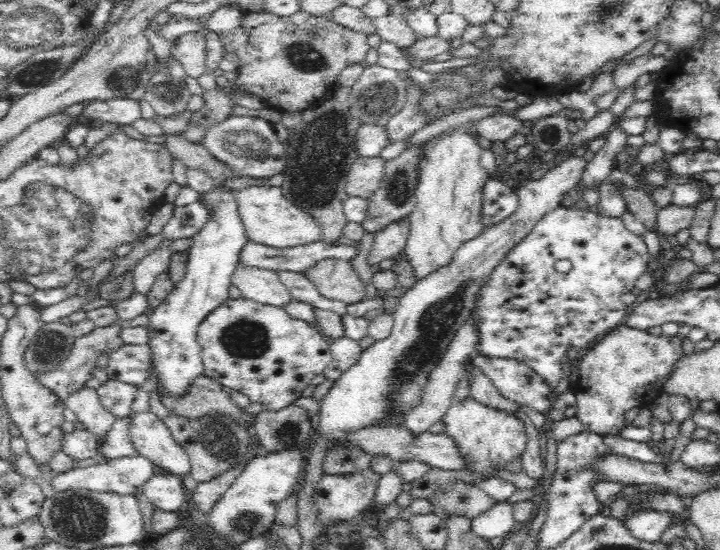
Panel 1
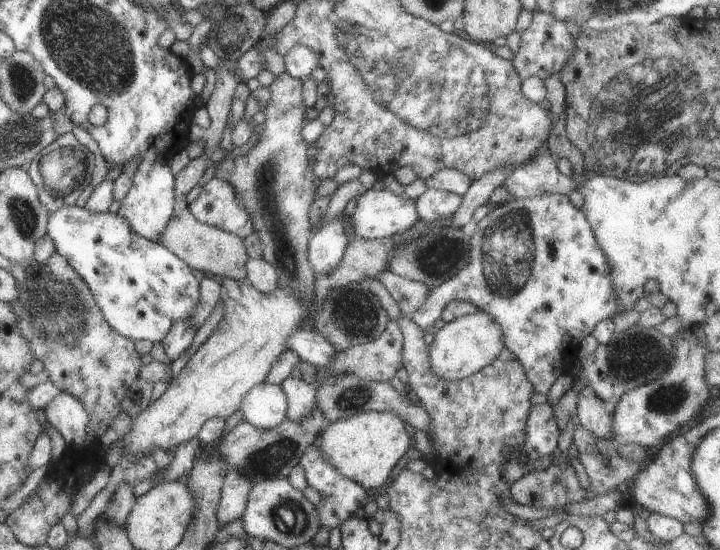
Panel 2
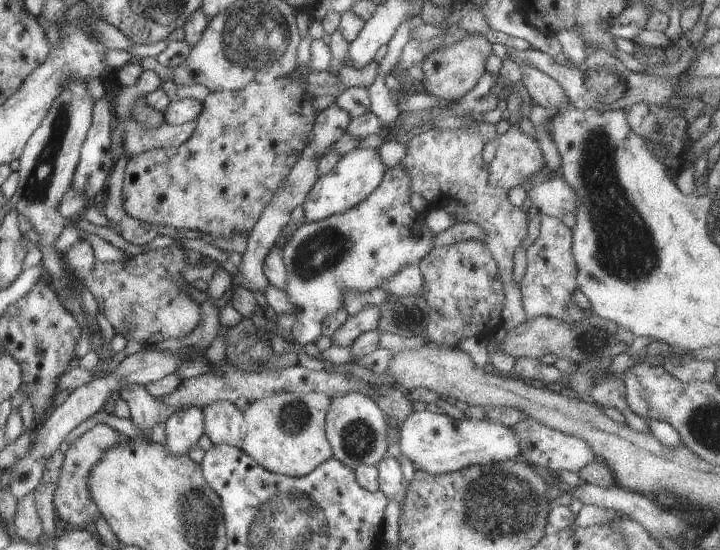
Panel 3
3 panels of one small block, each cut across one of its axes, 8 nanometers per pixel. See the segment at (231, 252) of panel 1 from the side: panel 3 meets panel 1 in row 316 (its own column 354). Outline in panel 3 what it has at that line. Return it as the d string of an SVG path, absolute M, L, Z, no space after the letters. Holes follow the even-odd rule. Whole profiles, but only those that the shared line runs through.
M355 147L341 155L335 166L316 178L301 206L307 221L316 221L342 213L362 201L379 183L386 171L378 151L369 147Z

